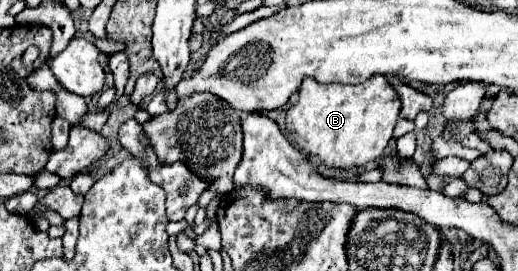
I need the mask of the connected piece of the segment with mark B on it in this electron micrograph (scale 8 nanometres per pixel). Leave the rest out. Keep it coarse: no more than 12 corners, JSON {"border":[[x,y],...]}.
{"border":[[382,74],[304,78],[286,128],[330,168],[382,158],[400,108]]}

